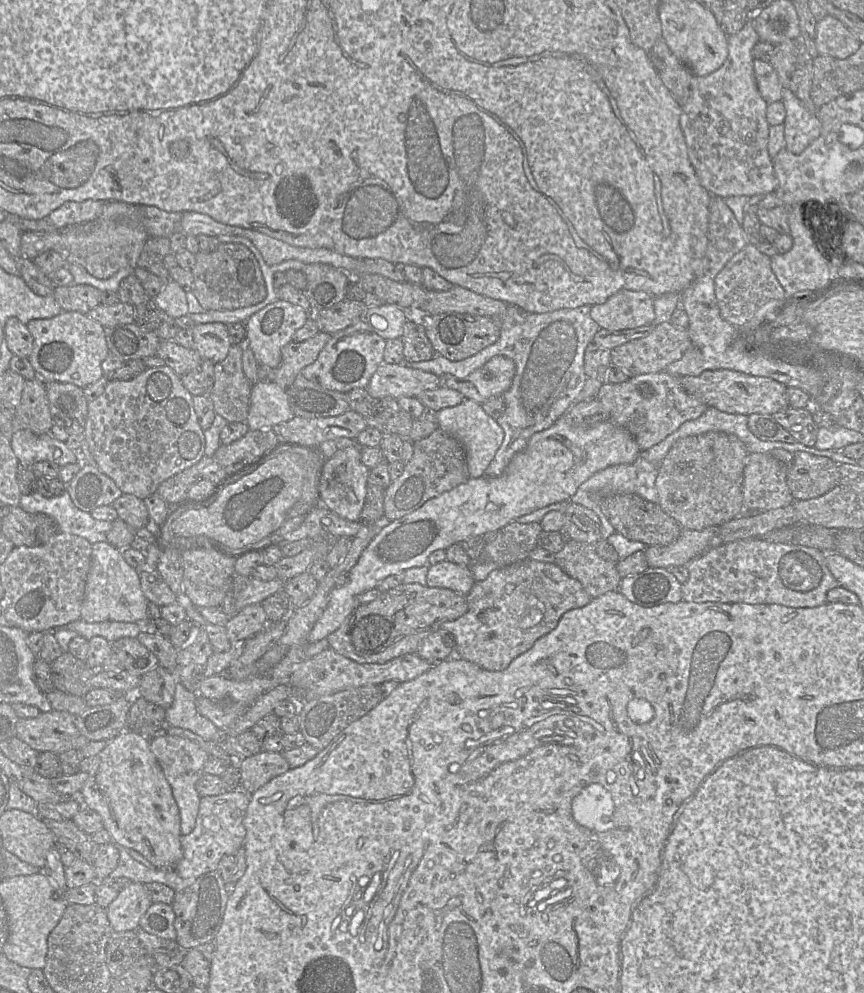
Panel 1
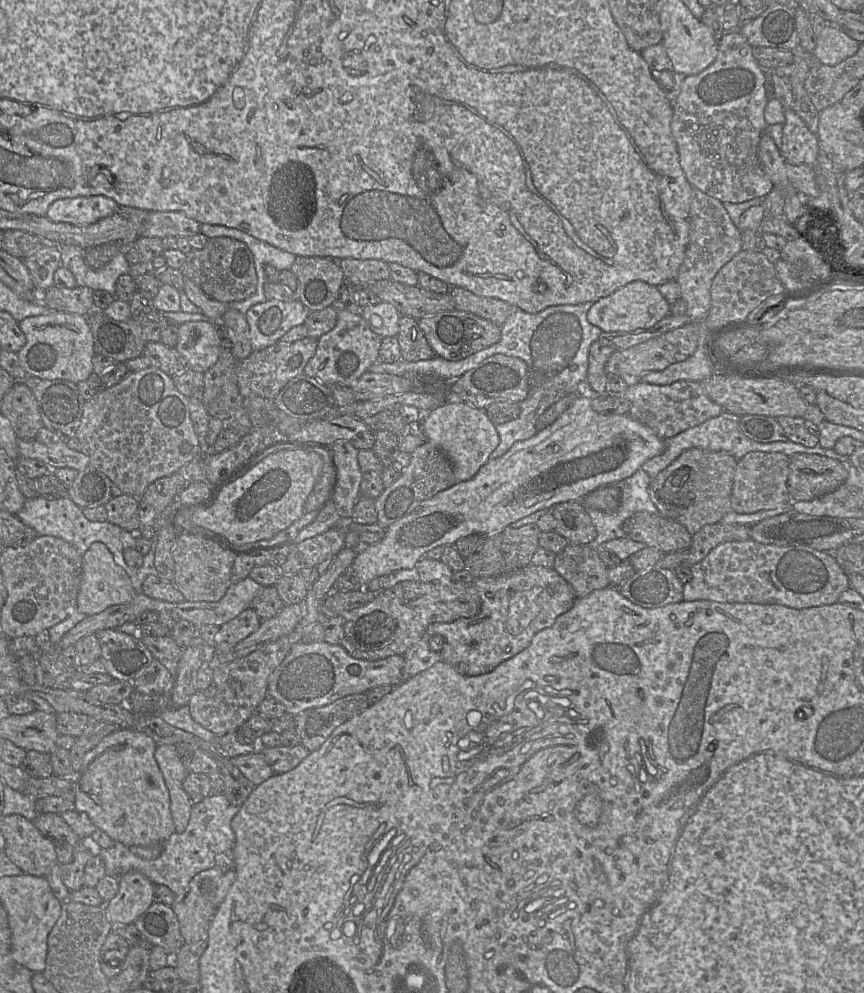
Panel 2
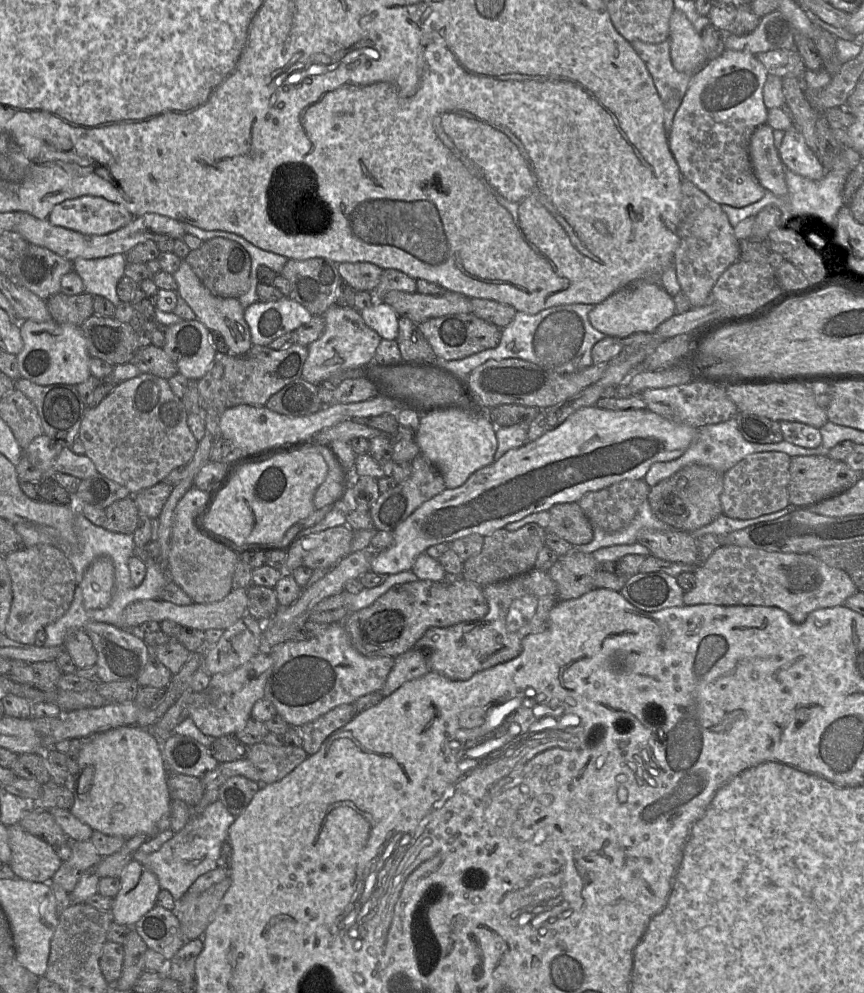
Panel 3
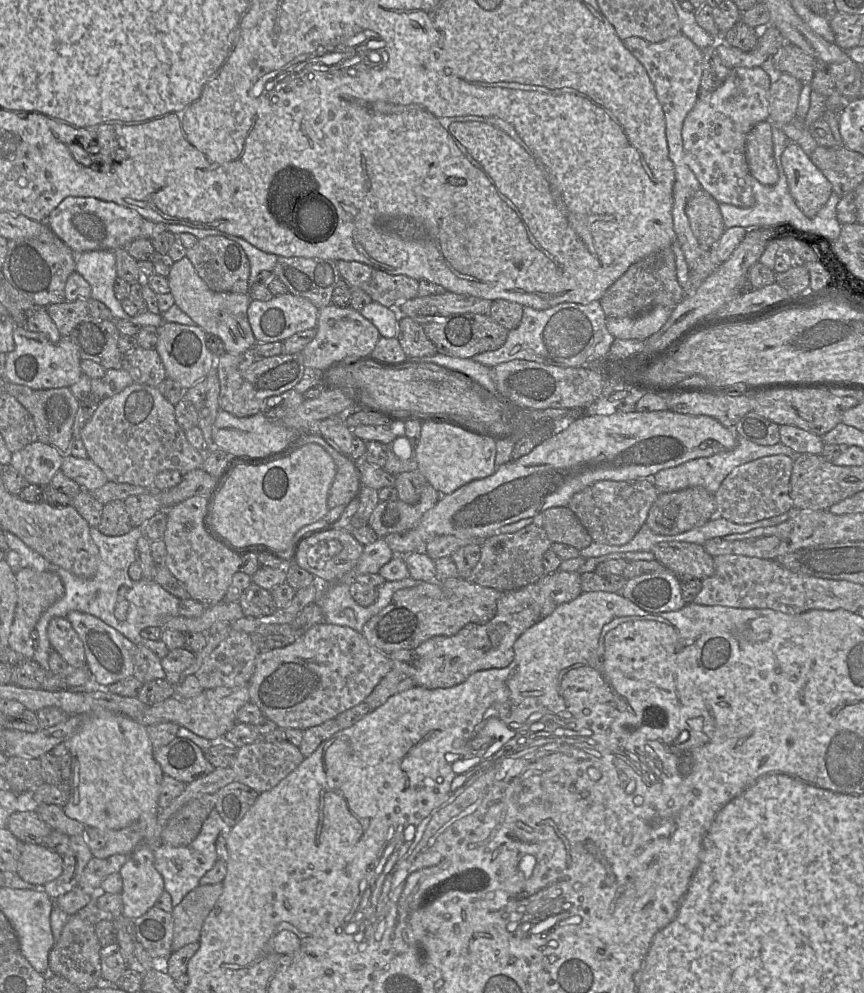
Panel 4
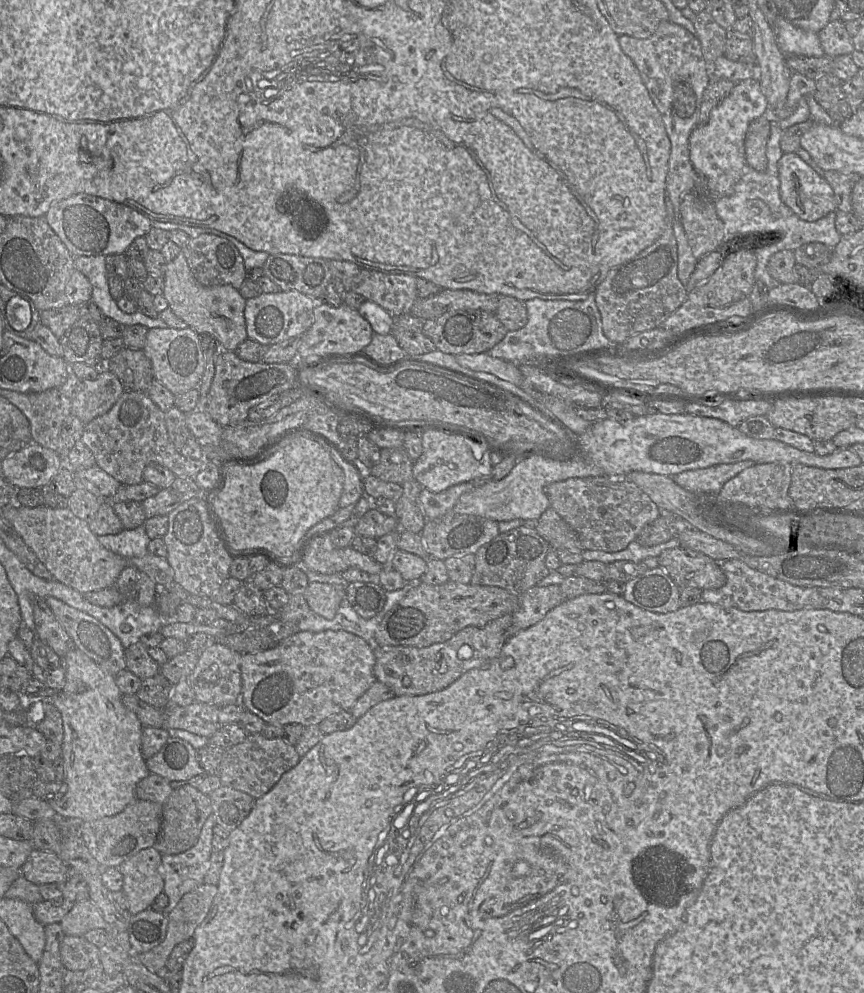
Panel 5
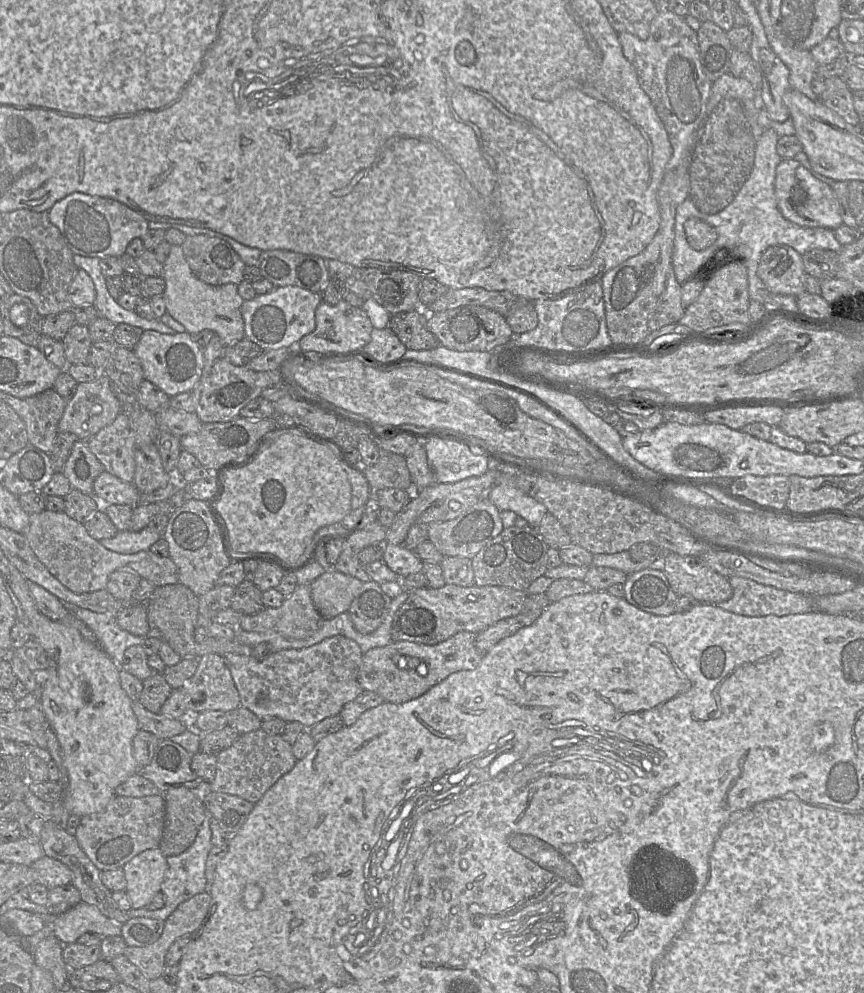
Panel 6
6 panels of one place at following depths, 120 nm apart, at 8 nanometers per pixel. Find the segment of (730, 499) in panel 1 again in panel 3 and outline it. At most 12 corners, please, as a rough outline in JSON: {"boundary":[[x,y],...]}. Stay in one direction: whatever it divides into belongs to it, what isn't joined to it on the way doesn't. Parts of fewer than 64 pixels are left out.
{"boundary":[[692,464],[650,488],[654,515],[694,531],[723,513],[724,474]]}

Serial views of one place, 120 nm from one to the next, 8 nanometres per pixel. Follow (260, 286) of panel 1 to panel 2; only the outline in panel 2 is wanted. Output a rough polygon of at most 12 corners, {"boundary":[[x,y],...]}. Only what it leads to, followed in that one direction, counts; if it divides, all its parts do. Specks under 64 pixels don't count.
{"boundary":[[213,238],[181,269],[213,300],[242,301],[257,289],[244,242]]}

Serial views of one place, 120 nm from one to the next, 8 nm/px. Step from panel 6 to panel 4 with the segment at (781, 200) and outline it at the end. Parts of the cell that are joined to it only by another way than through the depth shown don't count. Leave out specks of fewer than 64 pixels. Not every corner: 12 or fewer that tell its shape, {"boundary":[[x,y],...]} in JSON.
{"boundary":[[795,142],[781,155],[792,198],[812,218],[832,184]]}

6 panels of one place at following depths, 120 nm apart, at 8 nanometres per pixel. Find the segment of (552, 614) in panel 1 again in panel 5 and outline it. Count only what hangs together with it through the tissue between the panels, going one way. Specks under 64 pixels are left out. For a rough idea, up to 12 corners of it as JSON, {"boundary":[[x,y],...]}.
{"boundary":[[512,614],[424,648],[374,646],[396,696],[443,690],[497,658]]}

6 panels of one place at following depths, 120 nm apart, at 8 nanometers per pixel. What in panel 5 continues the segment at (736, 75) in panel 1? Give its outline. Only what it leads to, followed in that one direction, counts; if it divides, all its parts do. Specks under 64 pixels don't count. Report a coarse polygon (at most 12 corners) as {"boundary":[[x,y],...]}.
{"boundary":[[757,76],[736,83],[689,138],[716,199],[746,165],[750,124],[769,113]]}

